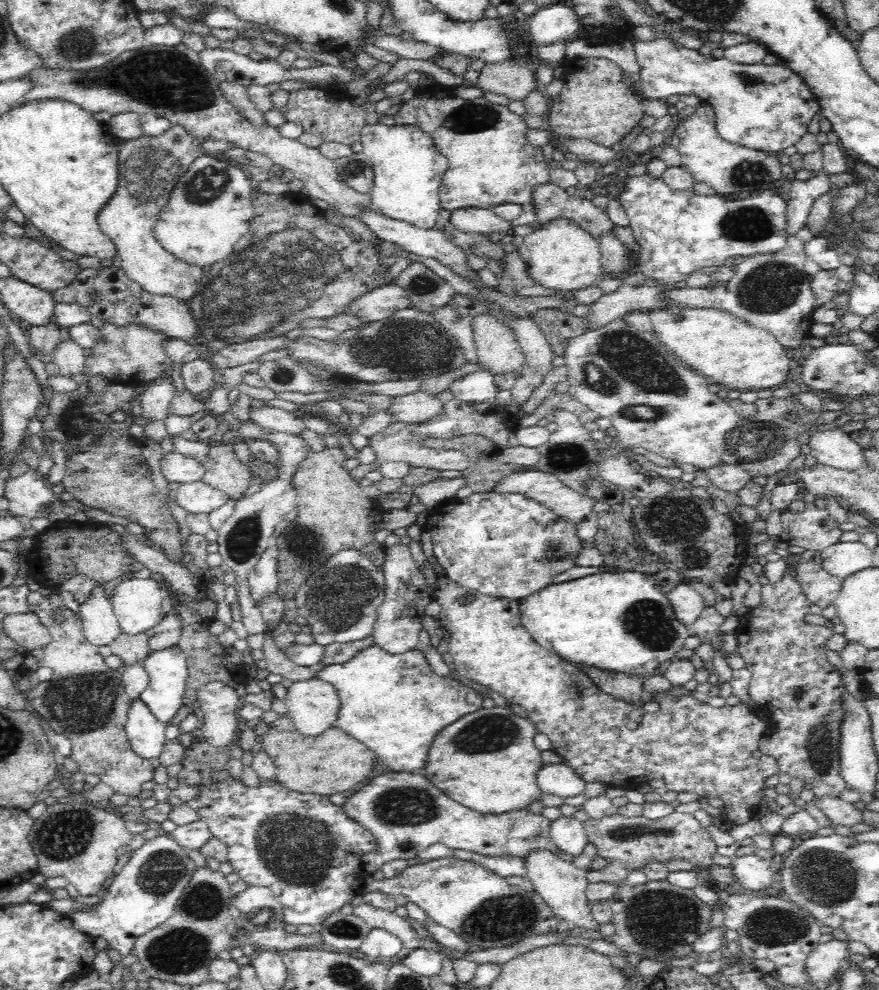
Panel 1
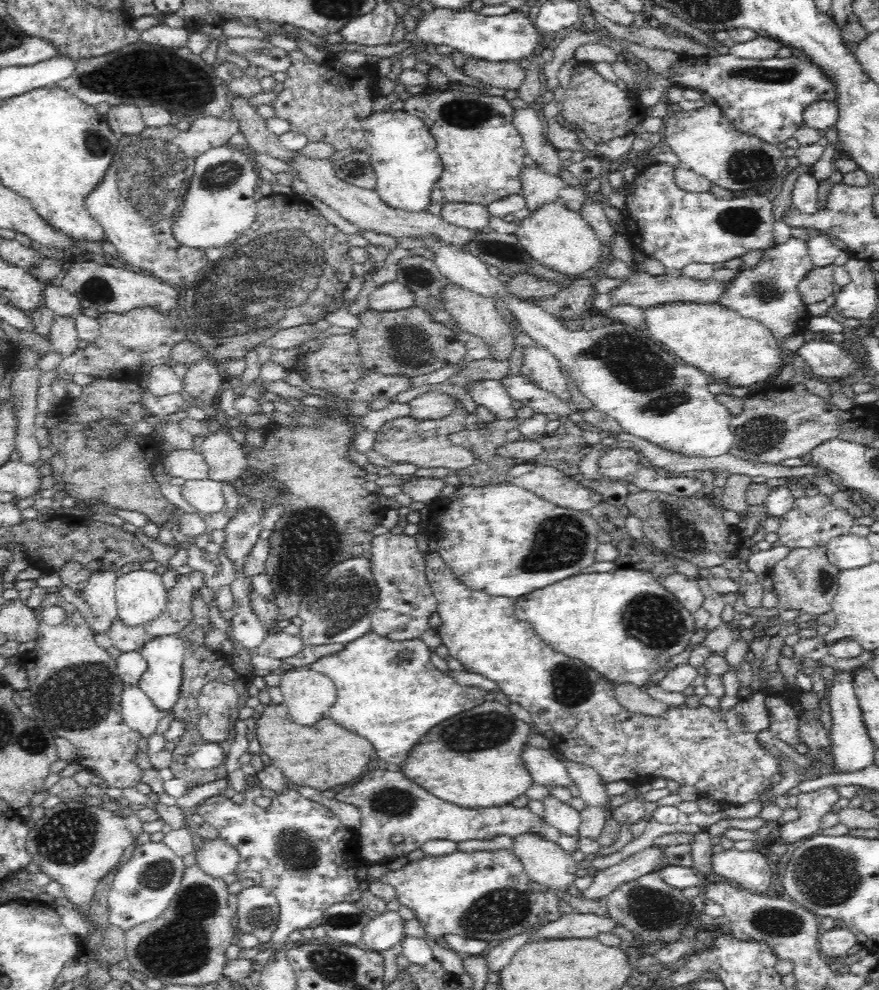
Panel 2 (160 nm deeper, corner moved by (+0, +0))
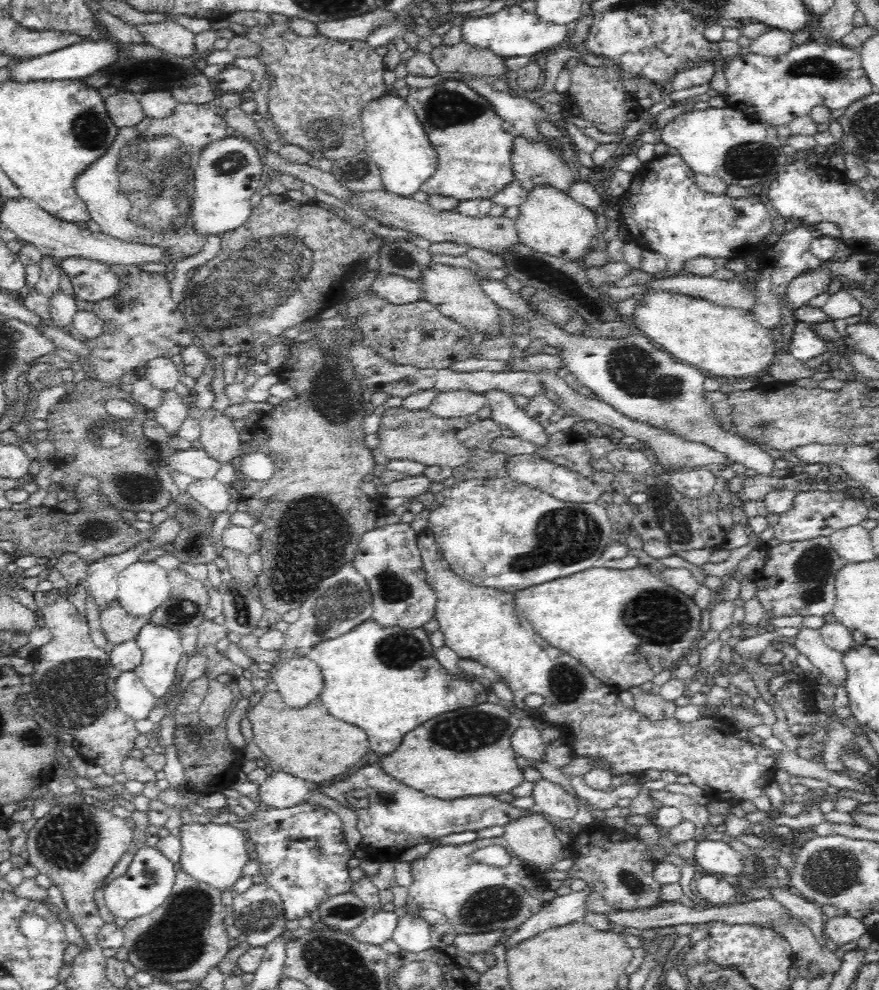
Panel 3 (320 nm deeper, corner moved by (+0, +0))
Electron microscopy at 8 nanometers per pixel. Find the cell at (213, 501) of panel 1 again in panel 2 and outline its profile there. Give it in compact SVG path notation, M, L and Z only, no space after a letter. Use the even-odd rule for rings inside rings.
M210 479L188 480L182 484L180 492L188 506L204 514L220 512L225 505L222 482Z

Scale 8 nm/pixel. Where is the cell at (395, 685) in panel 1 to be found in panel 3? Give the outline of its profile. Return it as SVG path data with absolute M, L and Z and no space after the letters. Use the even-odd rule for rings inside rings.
M372 618L348 635L322 642L314 649L310 649L307 658L316 663L324 676L325 690L321 703L327 712L337 720L364 730L370 738L369 750L382 757L398 750L404 736L414 728L418 728L420 724L428 722L430 718L483 704L487 702L490 693L486 685L476 680L466 682L448 674L434 657L434 648L431 646L427 631L403 630L400 627L384 629Z

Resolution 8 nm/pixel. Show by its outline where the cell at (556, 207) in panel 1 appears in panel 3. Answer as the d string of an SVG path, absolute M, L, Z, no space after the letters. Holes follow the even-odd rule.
M521 136L514 138L515 148L511 157L515 180L528 193L539 187L552 187L570 195L575 178L554 148L544 142L528 142Z

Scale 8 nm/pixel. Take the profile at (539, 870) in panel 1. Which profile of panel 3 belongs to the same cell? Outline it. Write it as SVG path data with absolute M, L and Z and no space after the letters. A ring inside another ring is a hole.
M535 809L532 810L532 816L524 816L516 822L510 822L508 826L504 826L503 837L508 841L509 849L522 860L525 860L528 865L538 870L539 872L550 872L554 870L556 862L564 860L566 858L566 852L564 852L565 847L570 845L565 845L558 840L556 836L556 830L547 821L547 814L542 812L537 812Z

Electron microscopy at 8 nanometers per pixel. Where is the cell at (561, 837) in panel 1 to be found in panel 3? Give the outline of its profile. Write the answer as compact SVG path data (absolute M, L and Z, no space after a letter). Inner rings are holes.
M544 778L534 784L531 796L534 797L534 809L556 821L569 822L578 814L574 795Z

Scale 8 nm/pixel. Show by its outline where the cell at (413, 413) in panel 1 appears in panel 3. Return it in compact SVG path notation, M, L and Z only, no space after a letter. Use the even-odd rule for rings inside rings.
M463 390L440 391L435 394L425 410L430 411L434 416L452 418L474 414L486 404L485 398L478 393Z

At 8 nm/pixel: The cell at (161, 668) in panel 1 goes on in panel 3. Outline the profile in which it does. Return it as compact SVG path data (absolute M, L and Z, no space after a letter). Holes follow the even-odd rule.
M148 622L135 642L143 653L143 664L135 671L136 677L152 696L162 700L176 680L176 668L183 654L182 636Z

